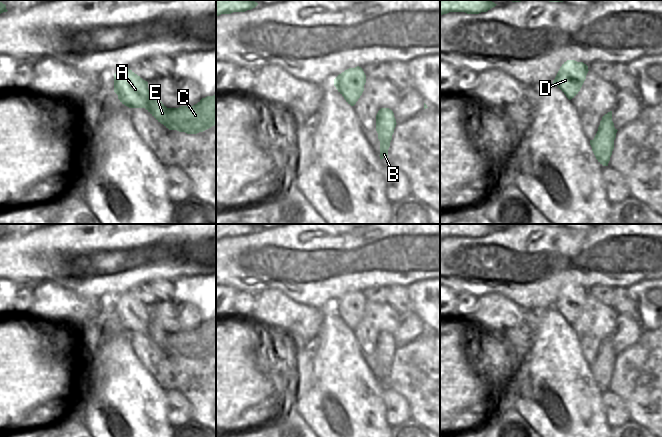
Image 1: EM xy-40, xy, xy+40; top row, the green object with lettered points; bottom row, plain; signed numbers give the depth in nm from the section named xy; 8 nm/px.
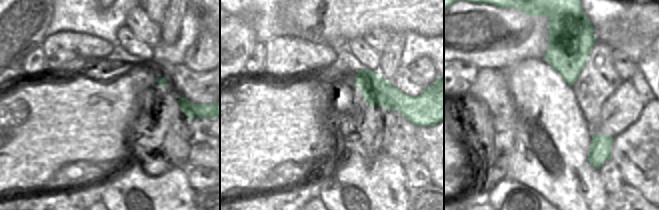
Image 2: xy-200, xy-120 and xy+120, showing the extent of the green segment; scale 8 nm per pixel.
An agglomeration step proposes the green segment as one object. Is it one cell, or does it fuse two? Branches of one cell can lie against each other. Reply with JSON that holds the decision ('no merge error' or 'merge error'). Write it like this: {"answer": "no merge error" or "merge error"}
{"answer": "merge error"}

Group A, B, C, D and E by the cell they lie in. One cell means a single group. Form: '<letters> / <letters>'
A C D E / B

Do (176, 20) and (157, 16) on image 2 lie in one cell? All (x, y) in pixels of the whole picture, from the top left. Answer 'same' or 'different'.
different

